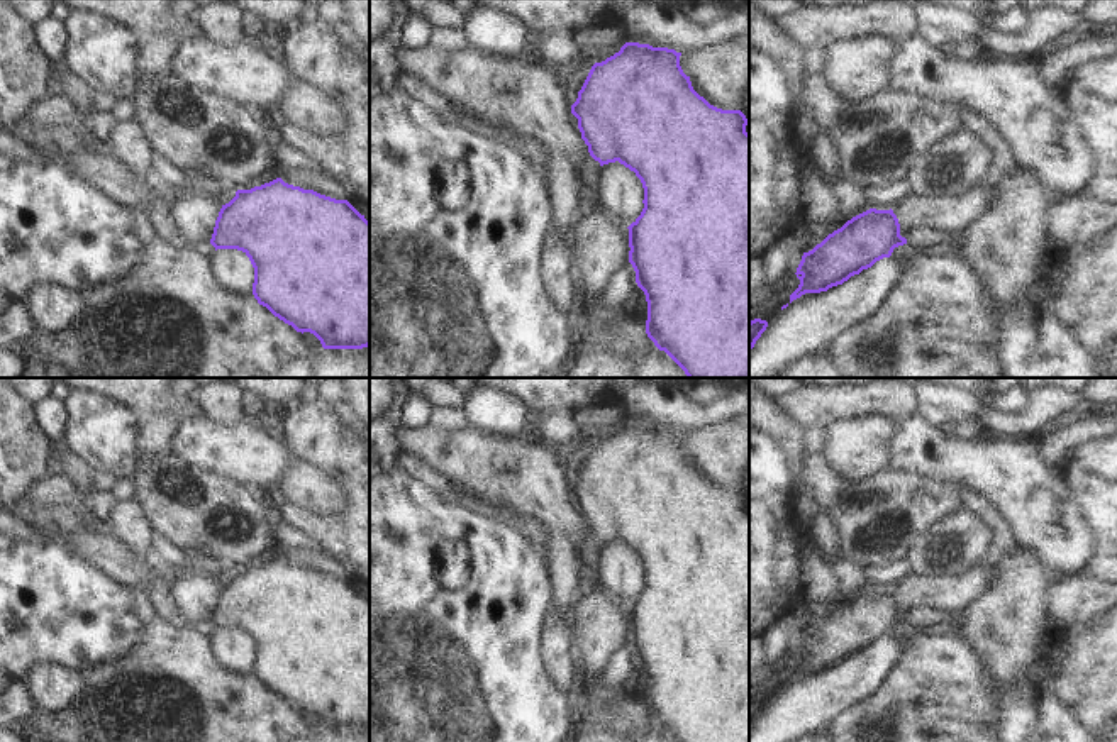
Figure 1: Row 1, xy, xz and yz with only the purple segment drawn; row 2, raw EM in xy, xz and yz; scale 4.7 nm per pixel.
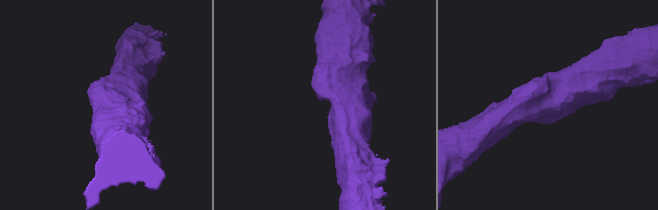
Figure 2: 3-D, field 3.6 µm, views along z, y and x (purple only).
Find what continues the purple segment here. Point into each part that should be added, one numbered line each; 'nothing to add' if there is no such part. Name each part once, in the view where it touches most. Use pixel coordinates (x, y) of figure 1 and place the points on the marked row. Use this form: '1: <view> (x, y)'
1: xz (587, 173)

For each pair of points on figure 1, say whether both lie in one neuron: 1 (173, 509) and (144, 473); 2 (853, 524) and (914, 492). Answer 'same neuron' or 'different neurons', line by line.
1: same neuron
2: same neuron

